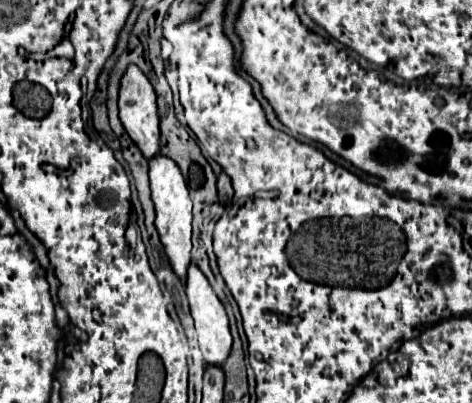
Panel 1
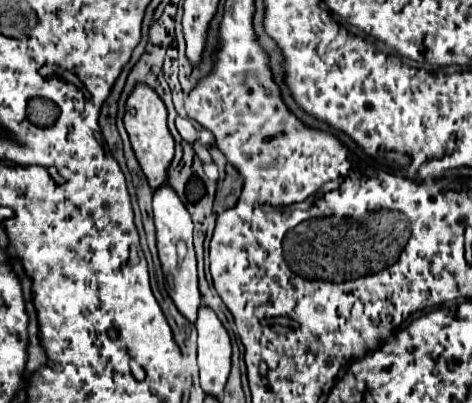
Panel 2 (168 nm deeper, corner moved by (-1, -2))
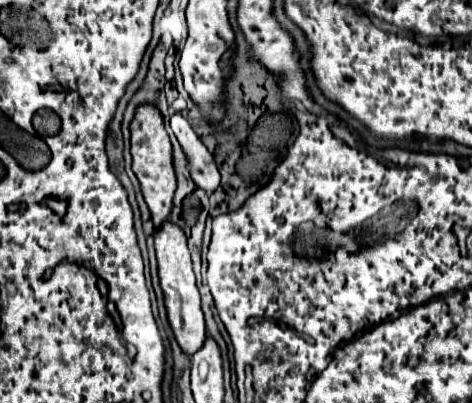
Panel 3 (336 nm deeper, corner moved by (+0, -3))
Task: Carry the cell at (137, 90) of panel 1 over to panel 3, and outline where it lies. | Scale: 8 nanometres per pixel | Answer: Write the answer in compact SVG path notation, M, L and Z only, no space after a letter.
M142 103L136 109L136 115L130 123L130 133L132 133L132 171L136 173L140 185L142 185L142 195L152 211L152 221L154 227L160 227L162 221L170 215L172 209L172 195L176 191L176 175L172 167L172 145L170 137L164 129L164 117L162 113L152 105L152 103Z

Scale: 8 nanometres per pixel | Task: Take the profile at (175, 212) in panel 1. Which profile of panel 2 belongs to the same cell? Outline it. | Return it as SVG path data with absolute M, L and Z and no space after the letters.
M163 184L159 190L155 190L153 212L155 212L155 226L157 226L157 250L159 250L159 260L165 274L167 294L175 302L177 310L191 324L195 324L197 310L201 306L201 292L197 288L197 262L195 262L195 250L193 250L191 216L185 210L183 202L177 198L177 194L169 188L169 184Z

